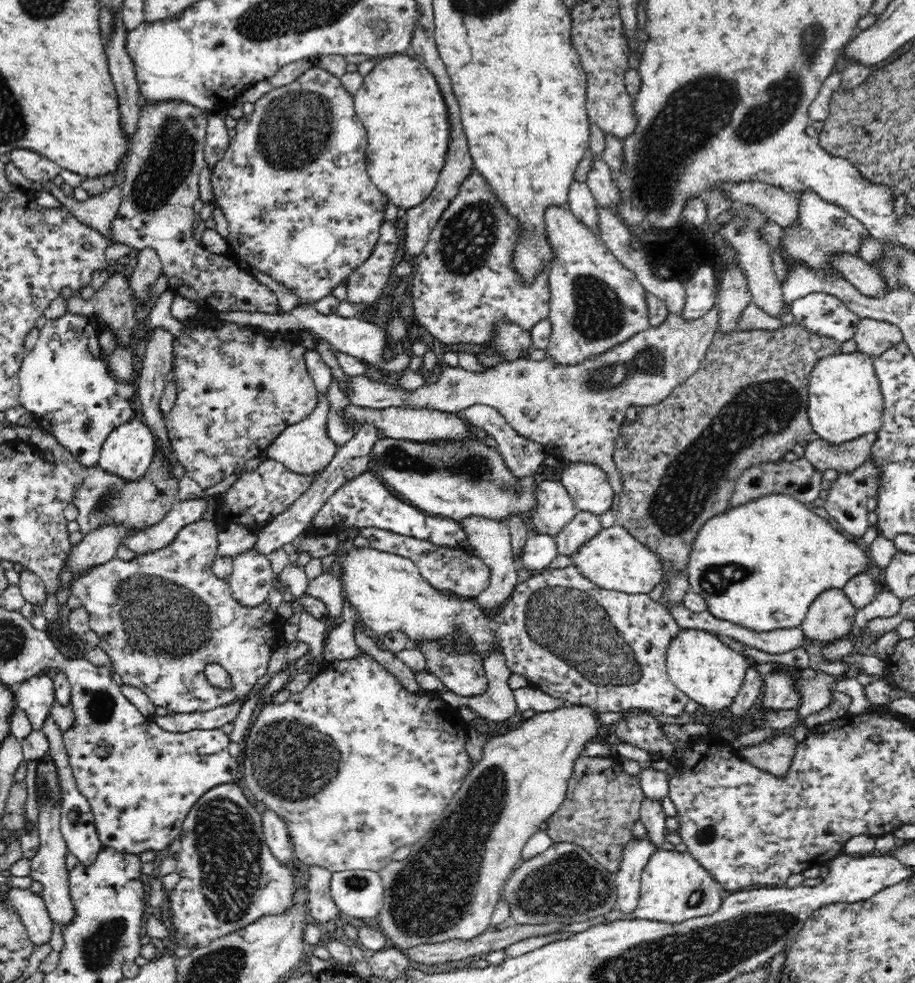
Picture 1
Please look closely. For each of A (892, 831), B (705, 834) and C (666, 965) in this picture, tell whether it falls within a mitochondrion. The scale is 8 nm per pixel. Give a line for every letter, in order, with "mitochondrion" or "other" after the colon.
A: other
B: mitochondrion
C: mitochondrion

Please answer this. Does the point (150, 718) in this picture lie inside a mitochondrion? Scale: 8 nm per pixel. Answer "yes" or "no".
no

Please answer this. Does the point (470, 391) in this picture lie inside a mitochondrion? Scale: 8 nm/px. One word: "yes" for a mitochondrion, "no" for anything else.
no

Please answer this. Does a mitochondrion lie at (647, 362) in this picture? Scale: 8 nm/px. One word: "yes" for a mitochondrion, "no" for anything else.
yes

